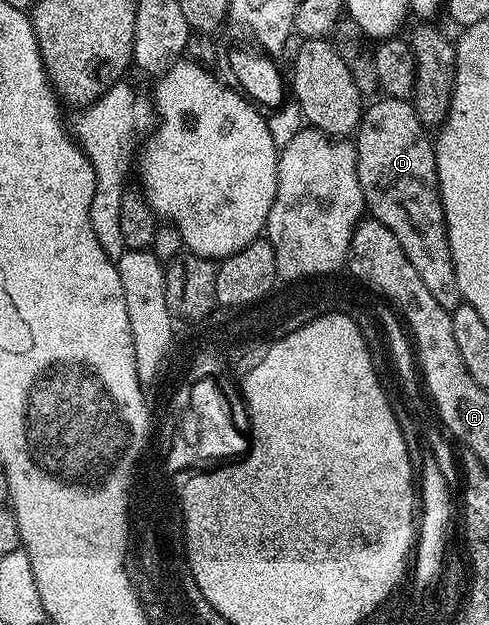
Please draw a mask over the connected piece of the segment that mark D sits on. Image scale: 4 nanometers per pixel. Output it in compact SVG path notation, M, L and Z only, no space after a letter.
M380 97L380 102L375 102L366 107L363 119L359 121L359 128L353 135L355 159L357 160L357 180L361 184L363 204L366 213L375 218L393 236L397 236L397 244L401 244L401 252L409 256L409 264L417 276L425 284L426 290L432 294L433 300L441 304L448 312L464 305L461 288L457 288L457 274L453 272L455 258L449 252L449 236L445 224L446 212L439 199L439 177L435 163L435 144L428 127L417 116L414 105L406 98Z

